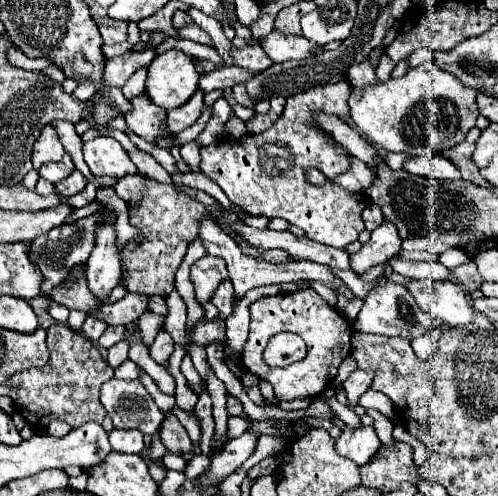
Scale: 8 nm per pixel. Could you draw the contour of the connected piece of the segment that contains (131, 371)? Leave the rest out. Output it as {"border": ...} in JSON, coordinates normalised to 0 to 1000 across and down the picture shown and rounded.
{"border":[[[251,726],[239,742],[231,742],[231,762],[263,762],[263,766],[271,766],[271,762],[279,762],[279,746],[275,746],[275,738],[271,738],[271,730],[263,730],[263,726]]]}

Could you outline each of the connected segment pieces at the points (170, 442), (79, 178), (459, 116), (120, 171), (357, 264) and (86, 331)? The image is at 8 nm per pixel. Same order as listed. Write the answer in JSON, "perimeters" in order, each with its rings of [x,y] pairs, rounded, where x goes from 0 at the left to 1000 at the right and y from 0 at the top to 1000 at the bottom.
{"perimeters":[[[[335,835],[327,847],[323,891],[335,903],[335,911],[343,911],[343,915],[367,915],[367,911],[388,907],[388,895],[380,887],[376,867],[363,859],[363,851],[347,835]]],[[[147,343],[147,351],[139,351],[131,363],[114,367],[114,387],[118,387],[122,395],[139,399],[139,395],[151,395],[159,383],[167,383],[171,371],[175,371],[175,367],[171,367],[171,355],[167,355],[159,343]]],[[[861,121],[821,141],[809,157],[781,157],[741,177],[709,177],[701,222],[705,246],[753,290],[785,306],[849,315],[890,306],[934,282],[962,234],[954,194],[958,185],[950,177],[926,169],[910,149]]],[[[195,274],[167,290],[167,315],[179,343],[191,355],[259,355],[275,351],[271,331],[247,302],[247,294],[223,274]]],[[[769,448],[745,468],[745,484],[729,492],[717,512],[705,516],[709,548],[729,552],[737,540],[781,524],[805,504],[805,488],[809,484],[801,480],[797,460],[785,448]]],[[[175,637],[175,645],[171,645],[171,653],[167,653],[163,665],[167,665],[167,677],[175,685],[195,690],[203,681],[203,673],[211,669],[211,661],[215,661],[215,653],[203,653],[199,645],[179,645],[179,637]]]]}

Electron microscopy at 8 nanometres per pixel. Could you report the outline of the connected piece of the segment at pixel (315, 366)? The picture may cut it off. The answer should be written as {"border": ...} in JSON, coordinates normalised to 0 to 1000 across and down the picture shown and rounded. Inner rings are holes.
{"border":[[[600,585],[588,593],[556,593],[556,597],[524,597],[500,617],[502,659],[500,675],[488,706],[484,706],[484,734],[496,750],[516,754],[520,762],[536,766],[552,782],[552,798],[564,810],[584,810],[592,802],[633,802],[641,798],[661,766],[677,758],[677,742],[685,726],[705,710],[705,673],[709,657],[685,633],[673,629],[633,585]],[[556,669],[592,669],[616,690],[616,718],[600,730],[588,730],[576,742],[540,742],[524,714],[540,690],[540,681]]]}

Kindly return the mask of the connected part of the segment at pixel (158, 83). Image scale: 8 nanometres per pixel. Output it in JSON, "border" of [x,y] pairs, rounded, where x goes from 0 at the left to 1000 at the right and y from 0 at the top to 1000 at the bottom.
{"border":[[[339,101],[311,113],[299,129],[291,185],[315,214],[331,222],[355,218],[388,194],[400,157],[388,113],[363,101]]]}

